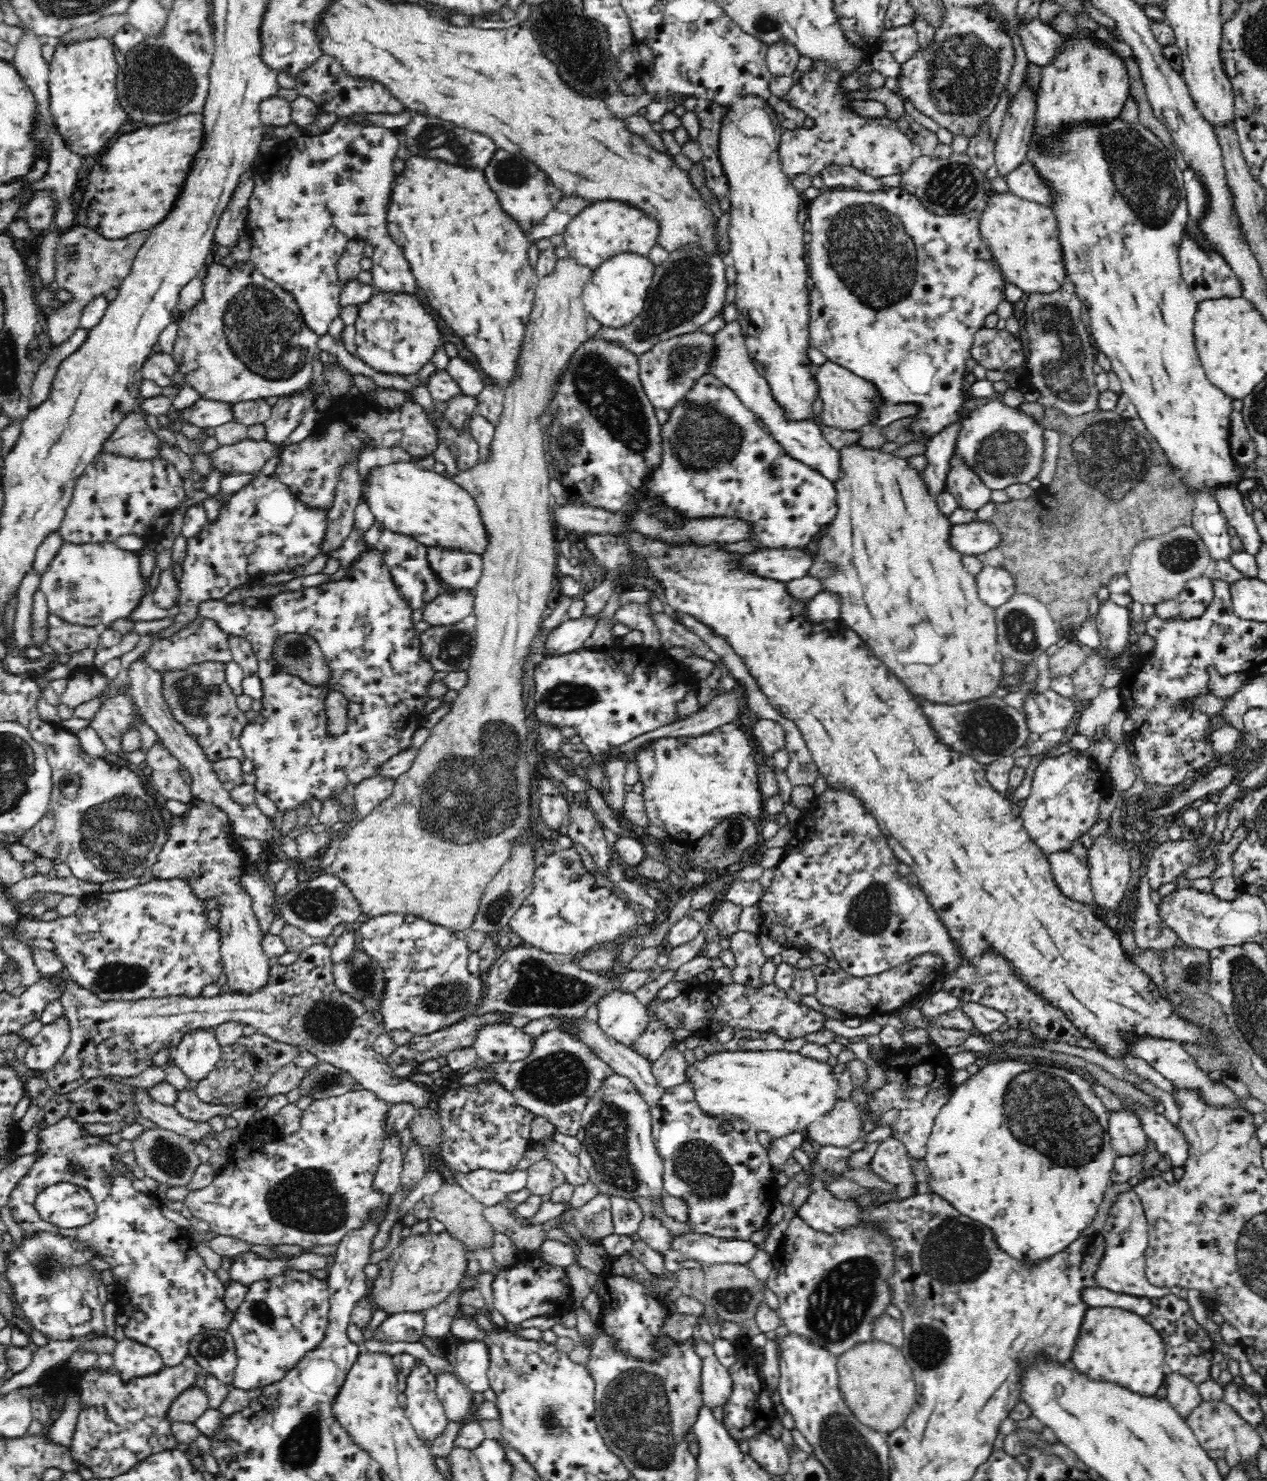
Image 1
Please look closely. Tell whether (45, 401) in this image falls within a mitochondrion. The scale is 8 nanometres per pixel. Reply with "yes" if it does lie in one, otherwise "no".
no

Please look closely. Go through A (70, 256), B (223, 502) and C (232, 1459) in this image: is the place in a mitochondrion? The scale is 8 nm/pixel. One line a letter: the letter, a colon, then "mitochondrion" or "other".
A: mitochondrion
B: other
C: other

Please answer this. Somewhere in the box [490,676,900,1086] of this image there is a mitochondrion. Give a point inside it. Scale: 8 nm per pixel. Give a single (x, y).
(537, 983)

